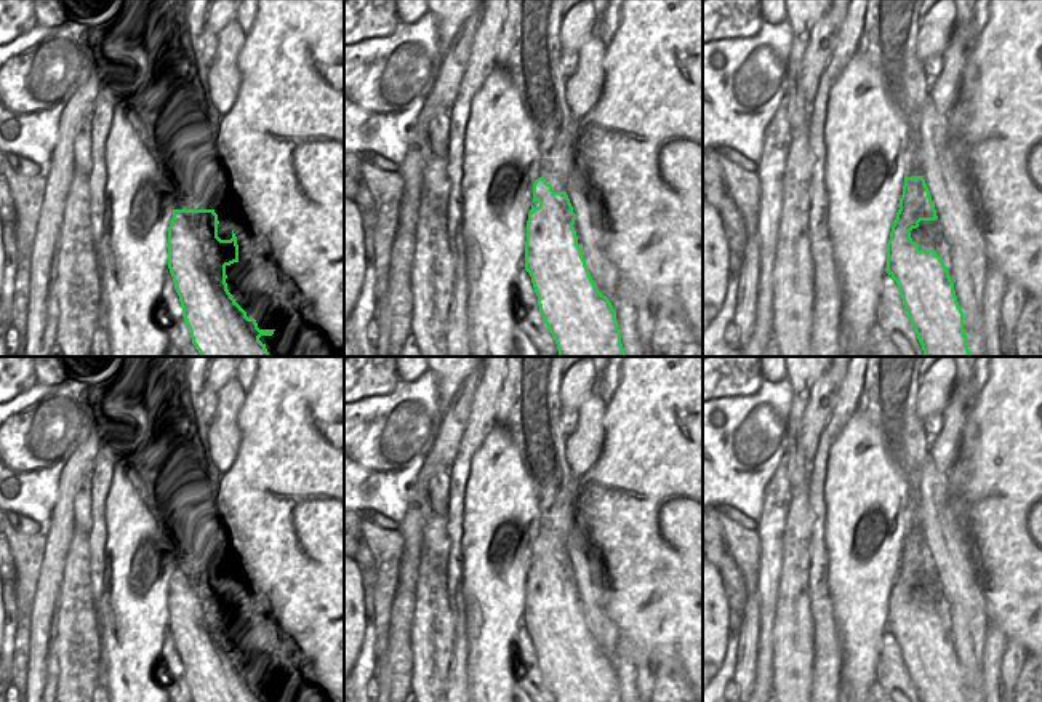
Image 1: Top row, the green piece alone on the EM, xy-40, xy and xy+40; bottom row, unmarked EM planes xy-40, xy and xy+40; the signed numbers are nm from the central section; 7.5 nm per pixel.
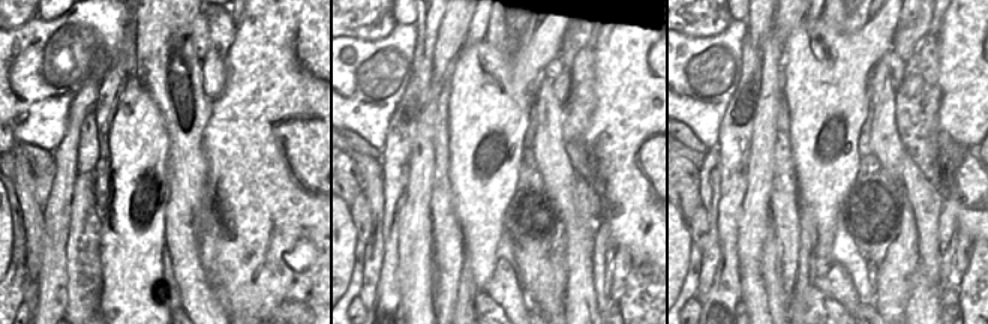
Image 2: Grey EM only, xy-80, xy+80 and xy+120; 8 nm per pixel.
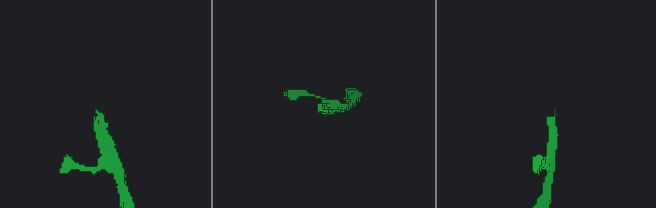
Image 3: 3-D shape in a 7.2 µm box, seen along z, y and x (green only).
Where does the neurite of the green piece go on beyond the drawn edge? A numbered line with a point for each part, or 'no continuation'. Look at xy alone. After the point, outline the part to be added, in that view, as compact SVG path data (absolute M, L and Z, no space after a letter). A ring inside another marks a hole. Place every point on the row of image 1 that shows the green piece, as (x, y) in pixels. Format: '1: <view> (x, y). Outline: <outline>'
1: xy (529, 50). Outline: M507 0L495 62L519 91L522 107L539 144L539 171L554 192L567 192L573 170L573 149L579 123L565 101L565 74L560 66L559 22L565 0Z

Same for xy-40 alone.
1: xy-40 (167, 58). Outline: M144 0L141 34L136 48L136 77L152 91L176 146L176 176L173 179L173 209L214 209L214 193L221 190L218 162L213 155L218 117L206 102L206 74L200 66L198 27L208 0Z

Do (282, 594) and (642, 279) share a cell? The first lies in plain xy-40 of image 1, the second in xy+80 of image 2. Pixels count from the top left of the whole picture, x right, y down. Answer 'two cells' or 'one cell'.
two cells

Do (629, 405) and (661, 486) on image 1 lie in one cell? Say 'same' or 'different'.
same

